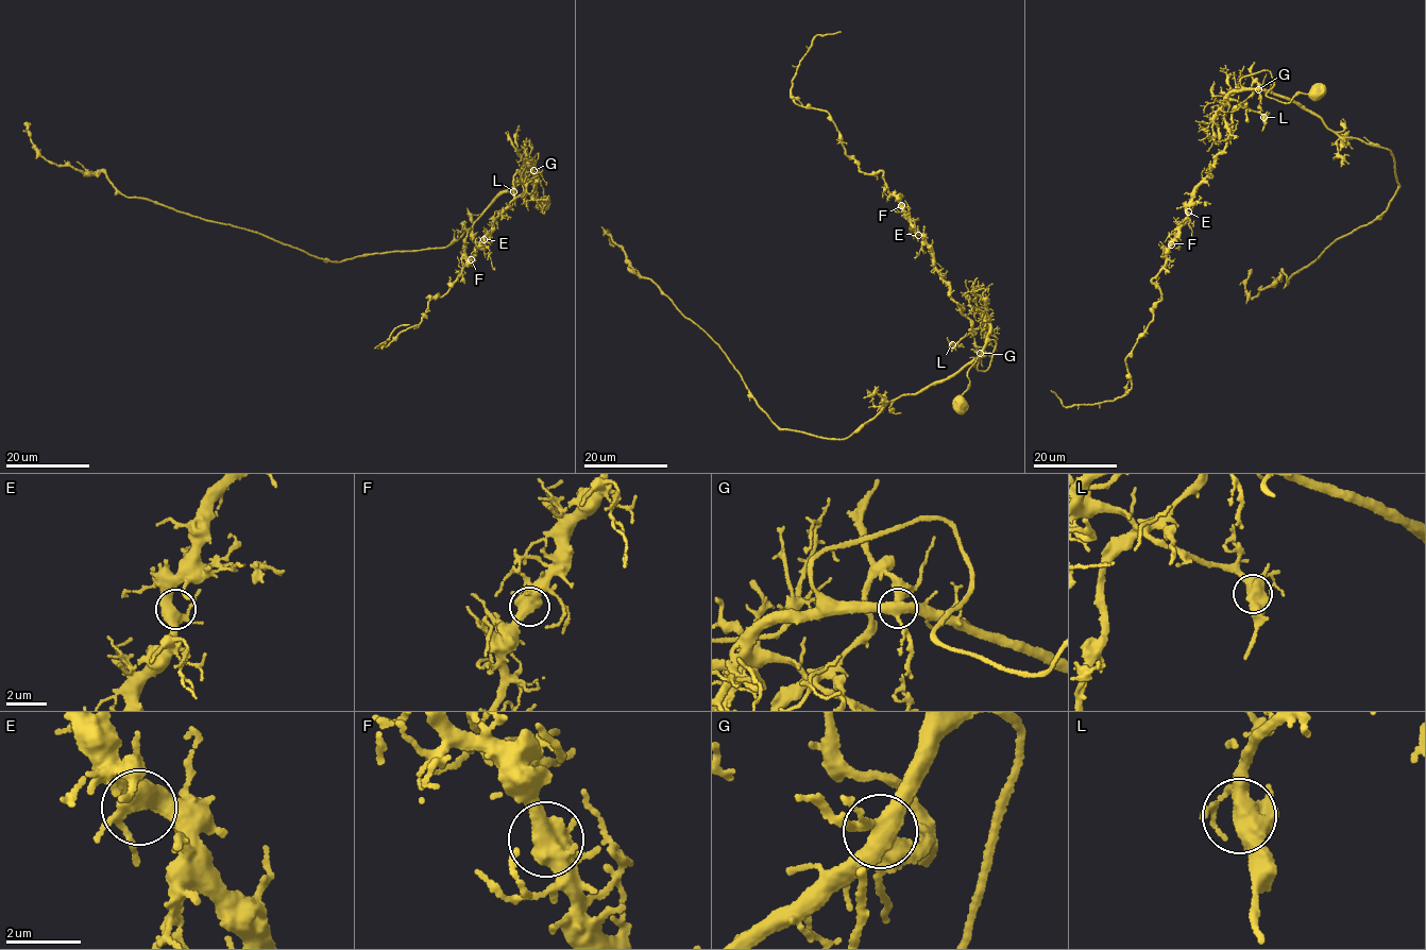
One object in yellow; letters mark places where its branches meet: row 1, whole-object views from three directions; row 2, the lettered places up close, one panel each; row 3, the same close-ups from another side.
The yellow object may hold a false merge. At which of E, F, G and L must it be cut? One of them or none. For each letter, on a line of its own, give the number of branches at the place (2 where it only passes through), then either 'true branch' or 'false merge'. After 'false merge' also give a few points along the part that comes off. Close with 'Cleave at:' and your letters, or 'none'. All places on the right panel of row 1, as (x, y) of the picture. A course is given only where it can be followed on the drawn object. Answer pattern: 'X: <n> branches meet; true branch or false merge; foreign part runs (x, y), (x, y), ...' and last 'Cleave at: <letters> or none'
E: 4 branches meet; true branch
F: 4 branches meet; true branch
G: 4 branches meet; false merge; foreign part runs (1258, 88), (1234, 112), (1152, 280), (1161, 295), (1127, 354), (1131, 389), (1067, 406), (1051, 391)
L: 4 branches meet; true branch
Cleave at: G

